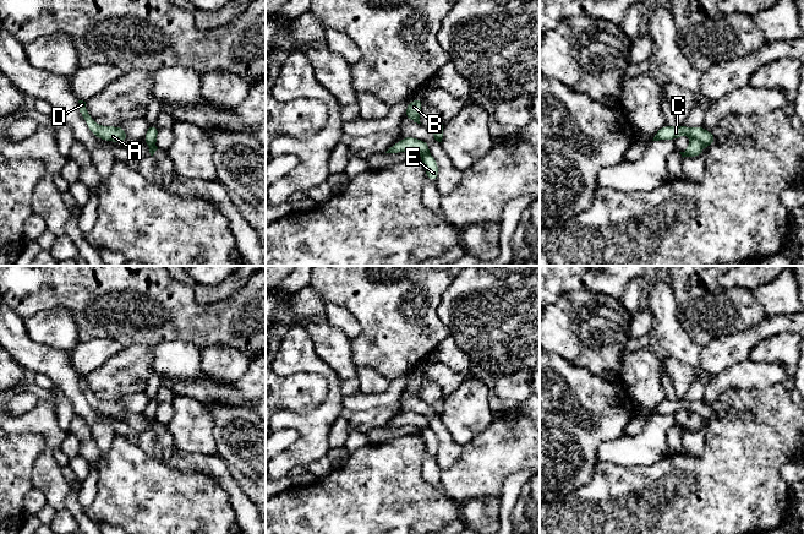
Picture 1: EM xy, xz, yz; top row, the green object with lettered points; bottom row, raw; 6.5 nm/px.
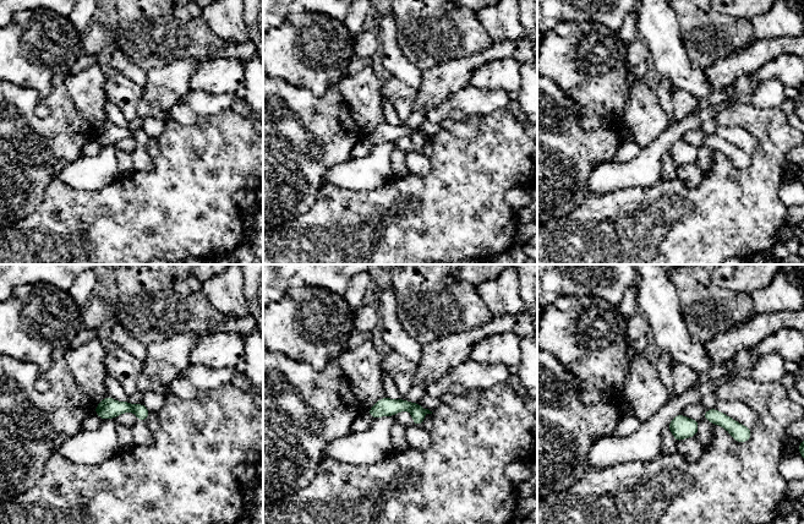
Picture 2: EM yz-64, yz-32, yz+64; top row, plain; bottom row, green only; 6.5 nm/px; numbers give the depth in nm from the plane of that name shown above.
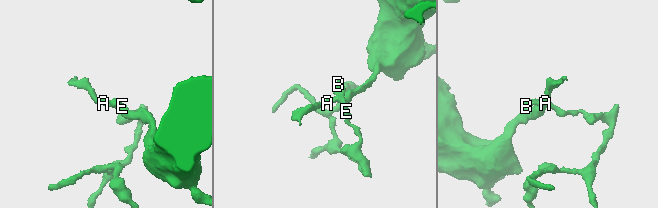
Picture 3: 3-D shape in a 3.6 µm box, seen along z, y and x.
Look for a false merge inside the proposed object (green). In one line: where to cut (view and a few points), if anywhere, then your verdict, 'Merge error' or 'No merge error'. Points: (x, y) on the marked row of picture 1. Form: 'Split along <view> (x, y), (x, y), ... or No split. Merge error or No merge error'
Split along yz (690, 136), (694, 136), (703, 146). Merge error

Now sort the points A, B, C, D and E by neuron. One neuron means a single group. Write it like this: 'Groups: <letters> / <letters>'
Groups: A D / B C E

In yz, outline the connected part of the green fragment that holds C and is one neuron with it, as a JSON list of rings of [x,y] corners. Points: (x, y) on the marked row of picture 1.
[[[666,125],[657,130],[652,141],[677,140],[679,136],[683,135],[698,138],[705,147],[710,147],[716,140],[716,136],[705,130],[704,126],[687,127],[684,125]]]

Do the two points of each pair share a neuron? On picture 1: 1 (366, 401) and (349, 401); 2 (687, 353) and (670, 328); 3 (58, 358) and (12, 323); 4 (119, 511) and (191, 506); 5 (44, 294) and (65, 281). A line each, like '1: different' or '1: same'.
1: same
2: same
3: same
4: same
5: same

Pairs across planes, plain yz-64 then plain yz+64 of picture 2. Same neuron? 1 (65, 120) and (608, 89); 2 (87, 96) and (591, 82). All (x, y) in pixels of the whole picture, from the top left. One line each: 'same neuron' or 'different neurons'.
1: different neurons
2: different neurons

